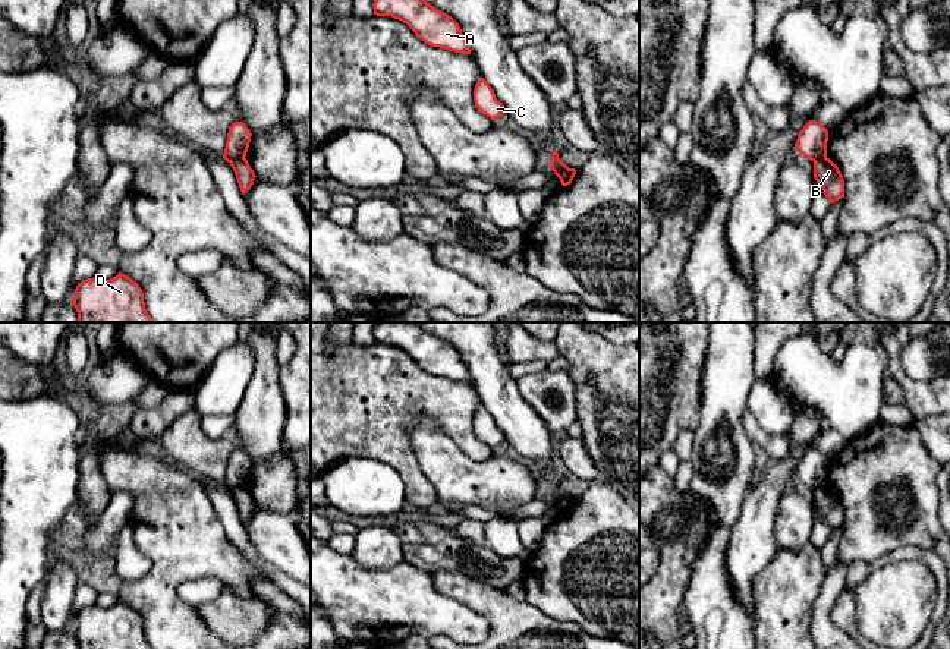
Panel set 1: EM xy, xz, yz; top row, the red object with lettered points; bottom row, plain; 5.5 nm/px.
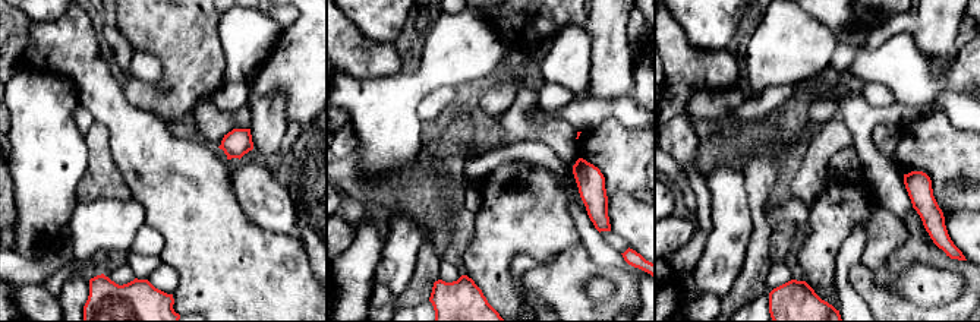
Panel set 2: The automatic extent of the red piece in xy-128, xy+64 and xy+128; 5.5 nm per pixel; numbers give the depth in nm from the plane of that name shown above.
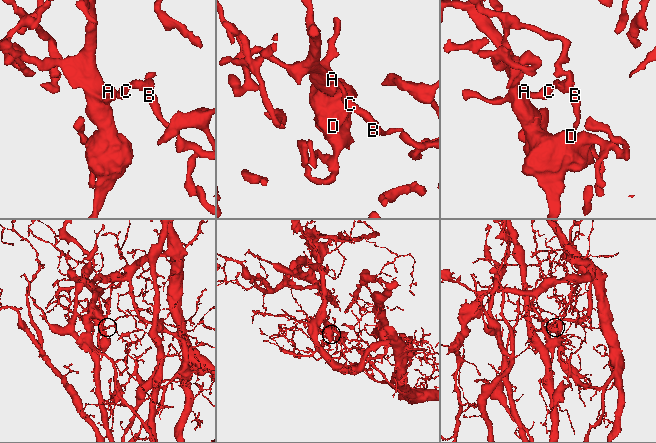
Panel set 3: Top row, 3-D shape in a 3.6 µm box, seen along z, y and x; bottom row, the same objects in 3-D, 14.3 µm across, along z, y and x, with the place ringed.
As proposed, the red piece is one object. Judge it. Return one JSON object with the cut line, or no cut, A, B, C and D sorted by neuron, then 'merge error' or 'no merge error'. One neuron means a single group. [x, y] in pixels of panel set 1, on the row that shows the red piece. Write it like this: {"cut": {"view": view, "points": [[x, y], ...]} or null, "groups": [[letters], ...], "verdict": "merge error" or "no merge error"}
{"cut": {"view": "xy", "points": [[244, 157], [230, 163]]}, "groups": [["A", "C", "D"], ["B"]], "verdict": "merge error"}

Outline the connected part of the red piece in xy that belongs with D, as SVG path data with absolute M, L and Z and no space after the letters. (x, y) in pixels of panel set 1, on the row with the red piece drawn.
M122 272L111 280L82 280L72 303L78 322L154 322L145 309L142 289Z

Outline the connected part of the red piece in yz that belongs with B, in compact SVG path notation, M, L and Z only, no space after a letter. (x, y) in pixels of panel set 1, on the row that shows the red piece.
M818 158L814 161L814 179L822 188L830 204L844 198L844 180L830 158Z

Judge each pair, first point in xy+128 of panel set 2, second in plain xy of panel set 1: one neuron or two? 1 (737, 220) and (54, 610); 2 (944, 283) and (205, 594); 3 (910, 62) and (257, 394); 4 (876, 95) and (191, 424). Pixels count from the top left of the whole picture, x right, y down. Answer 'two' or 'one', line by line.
1: one
2: two
3: two
4: two

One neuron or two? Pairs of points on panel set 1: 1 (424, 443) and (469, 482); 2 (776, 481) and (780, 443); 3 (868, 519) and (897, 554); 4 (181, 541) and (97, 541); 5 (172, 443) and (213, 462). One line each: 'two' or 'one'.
1: one
2: two
3: two
4: two
5: one

